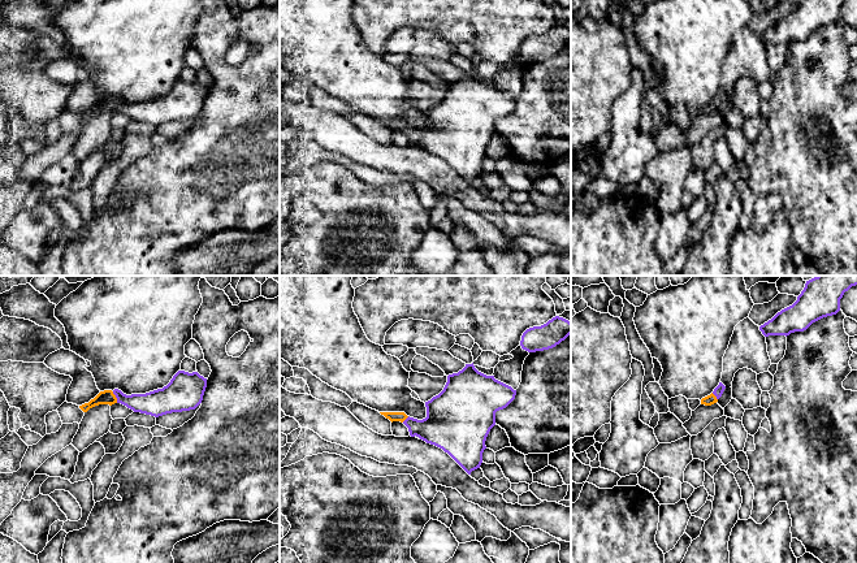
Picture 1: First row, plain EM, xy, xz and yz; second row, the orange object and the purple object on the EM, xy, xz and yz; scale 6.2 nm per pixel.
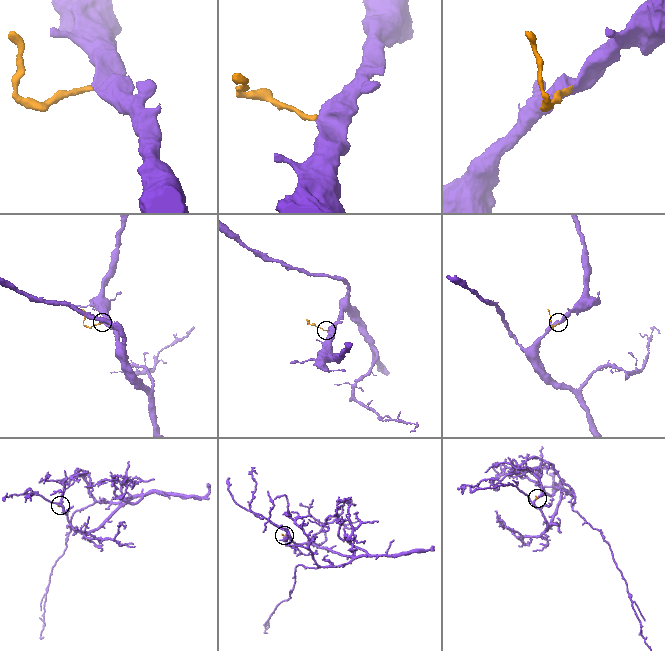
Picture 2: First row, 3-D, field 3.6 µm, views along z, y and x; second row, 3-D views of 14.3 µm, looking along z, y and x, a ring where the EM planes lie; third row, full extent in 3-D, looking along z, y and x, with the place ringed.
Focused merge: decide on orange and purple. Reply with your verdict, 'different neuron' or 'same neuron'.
same neuron

